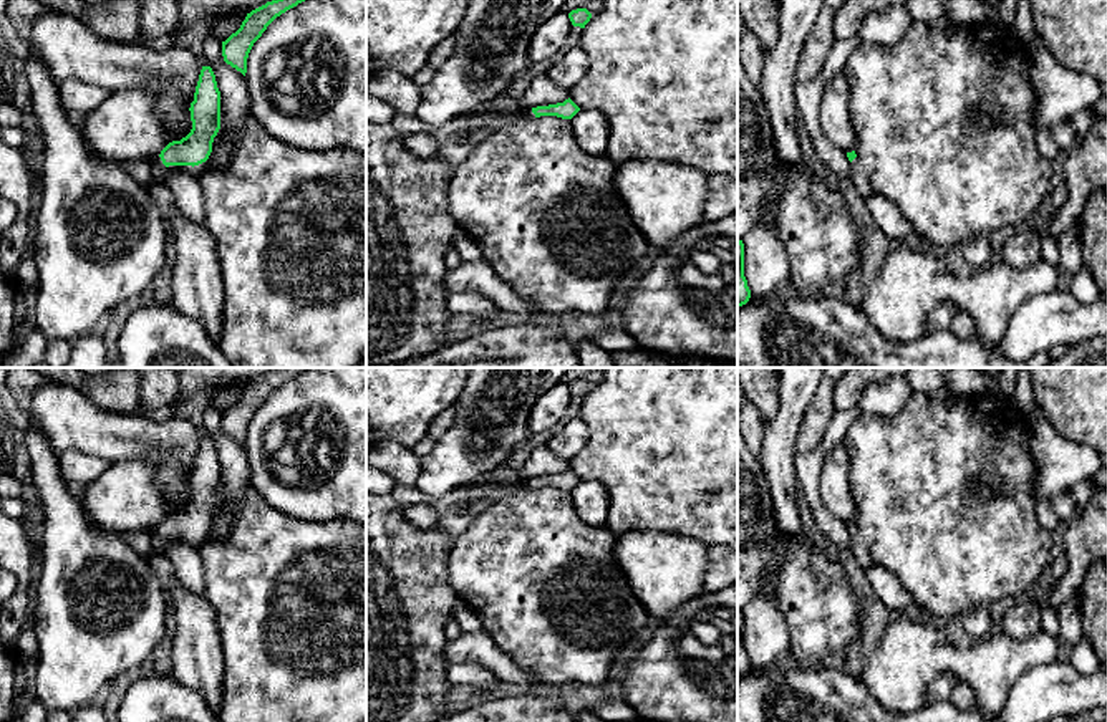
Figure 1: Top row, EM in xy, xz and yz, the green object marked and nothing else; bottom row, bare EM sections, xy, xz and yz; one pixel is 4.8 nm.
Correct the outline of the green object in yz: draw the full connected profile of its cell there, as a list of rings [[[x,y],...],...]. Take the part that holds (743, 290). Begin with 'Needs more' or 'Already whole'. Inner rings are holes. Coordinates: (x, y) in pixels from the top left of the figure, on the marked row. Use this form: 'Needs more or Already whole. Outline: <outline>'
Already whole. Outline: [[[737,240],[737,306],[742,306],[749,301],[751,290],[744,277],[744,243]]]

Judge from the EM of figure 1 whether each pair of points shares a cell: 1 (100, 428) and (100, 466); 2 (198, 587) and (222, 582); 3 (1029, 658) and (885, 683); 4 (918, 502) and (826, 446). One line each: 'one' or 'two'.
1: two
2: two
3: one
4: two

